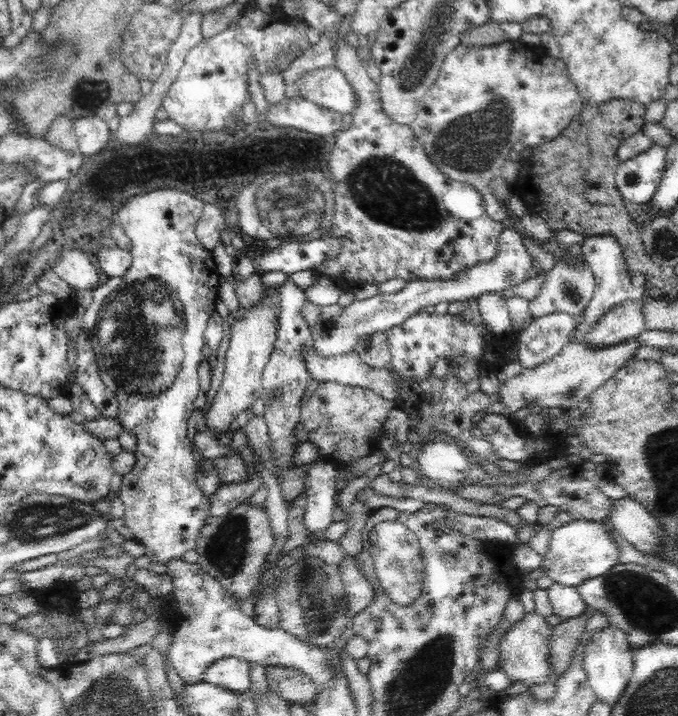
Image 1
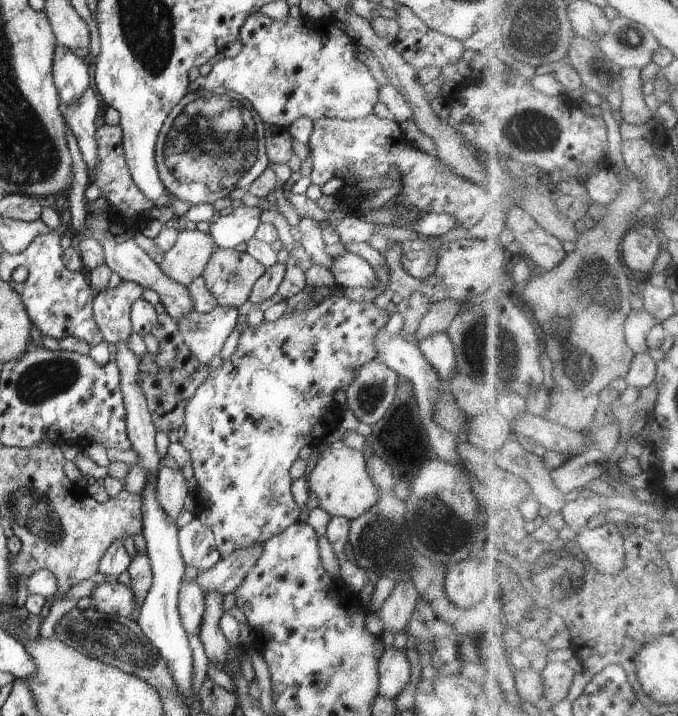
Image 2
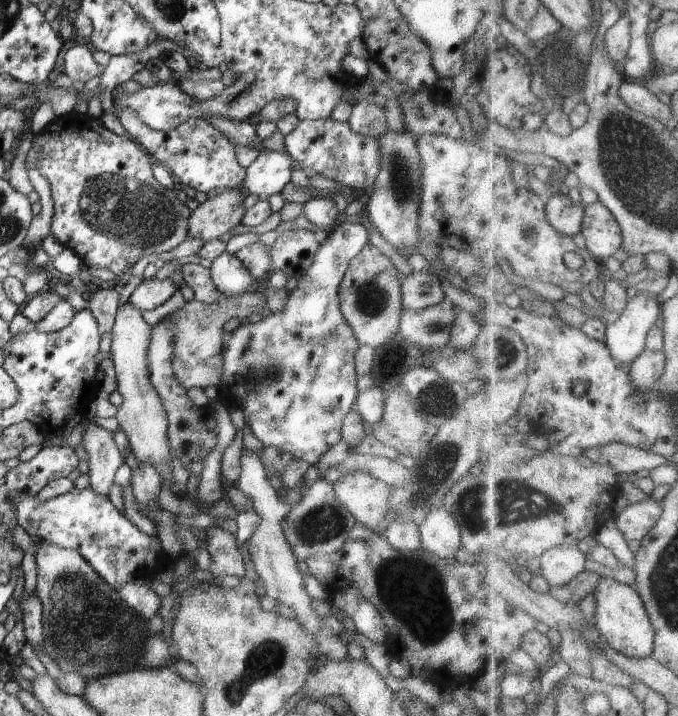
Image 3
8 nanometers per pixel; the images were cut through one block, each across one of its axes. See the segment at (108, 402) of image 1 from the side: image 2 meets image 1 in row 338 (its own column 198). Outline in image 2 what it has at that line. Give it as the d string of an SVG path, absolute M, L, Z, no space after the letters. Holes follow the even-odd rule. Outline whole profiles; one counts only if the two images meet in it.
M256 12L242 24L239 39L242 42L240 54L214 64L208 76L198 76L194 82L190 82L189 92L211 95L214 89L224 88L231 91L232 95L240 94L252 104L265 125L284 129L301 117L314 121L323 117L355 120L373 114L374 106L379 102L380 85L368 66L356 57L358 45L344 30L336 26L332 17L311 20L303 16L289 16L286 20L274 20L266 14Z

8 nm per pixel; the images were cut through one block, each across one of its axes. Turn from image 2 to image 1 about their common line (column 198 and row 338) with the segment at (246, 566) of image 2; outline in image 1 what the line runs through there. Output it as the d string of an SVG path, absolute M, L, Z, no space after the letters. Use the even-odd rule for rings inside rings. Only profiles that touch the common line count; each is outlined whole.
M600 234L600 236L584 237L580 243L582 250L582 259L590 265L594 278L596 278L596 290L592 300L588 302L588 308L582 312L580 316L580 326L576 328L573 339L582 343L589 331L594 328L599 319L608 313L608 310L620 304L625 304L626 300L640 300L644 296L644 287L633 286L629 276L627 275L627 265L618 241L609 234Z

